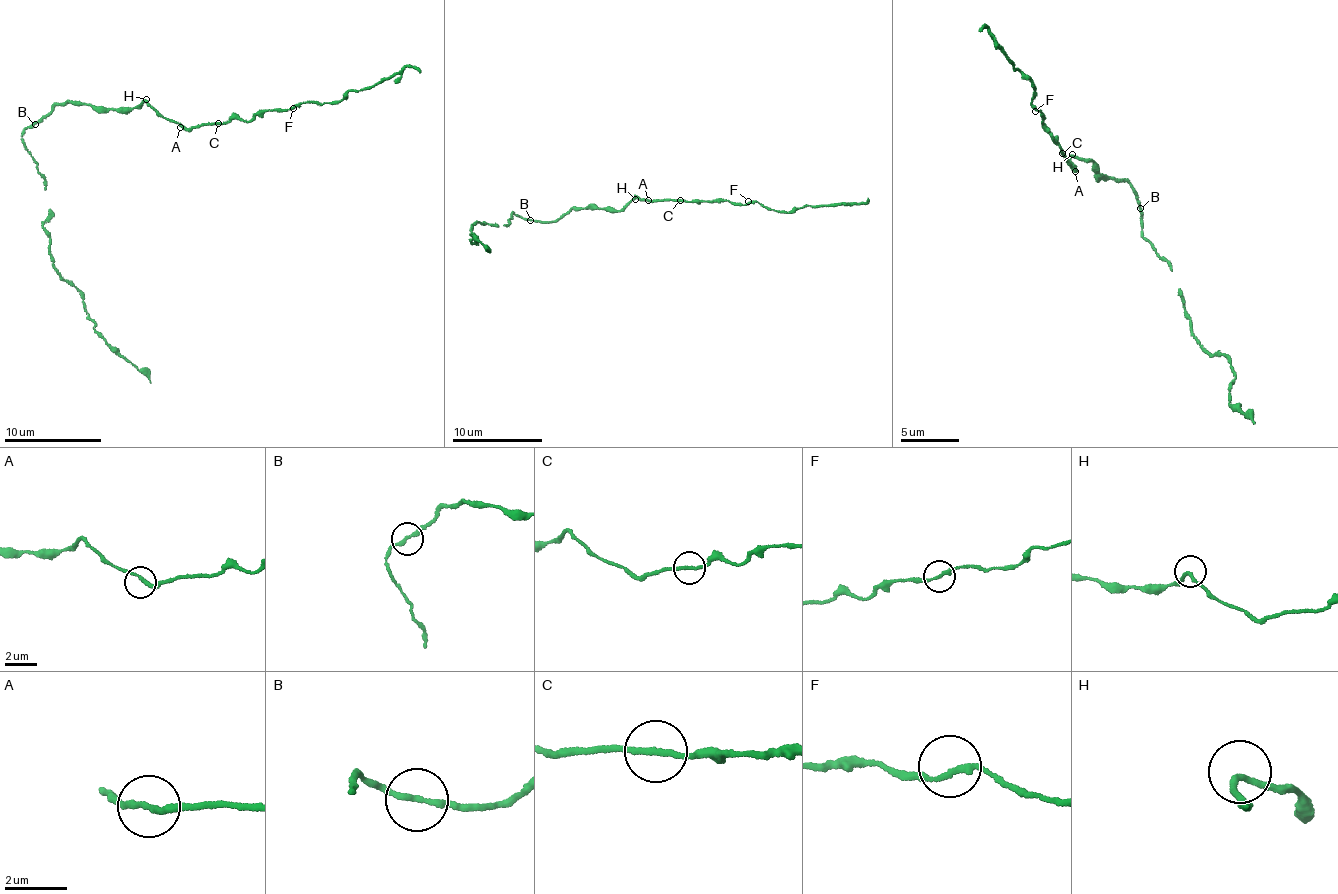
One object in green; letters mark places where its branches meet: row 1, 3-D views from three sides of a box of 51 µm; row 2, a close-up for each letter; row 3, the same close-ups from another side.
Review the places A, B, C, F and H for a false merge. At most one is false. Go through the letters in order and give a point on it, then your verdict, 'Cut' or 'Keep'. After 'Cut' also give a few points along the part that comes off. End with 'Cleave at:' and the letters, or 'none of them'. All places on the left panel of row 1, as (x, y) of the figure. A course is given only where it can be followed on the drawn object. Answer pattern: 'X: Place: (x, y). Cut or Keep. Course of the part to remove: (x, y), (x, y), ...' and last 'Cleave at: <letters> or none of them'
A: Place: (180, 127). Keep
B: Place: (35, 124). Keep
C: Place: (218, 123). Keep
F: Place: (293, 108). Keep
H: Place: (146, 99). Keep
Cleave at: none of them

